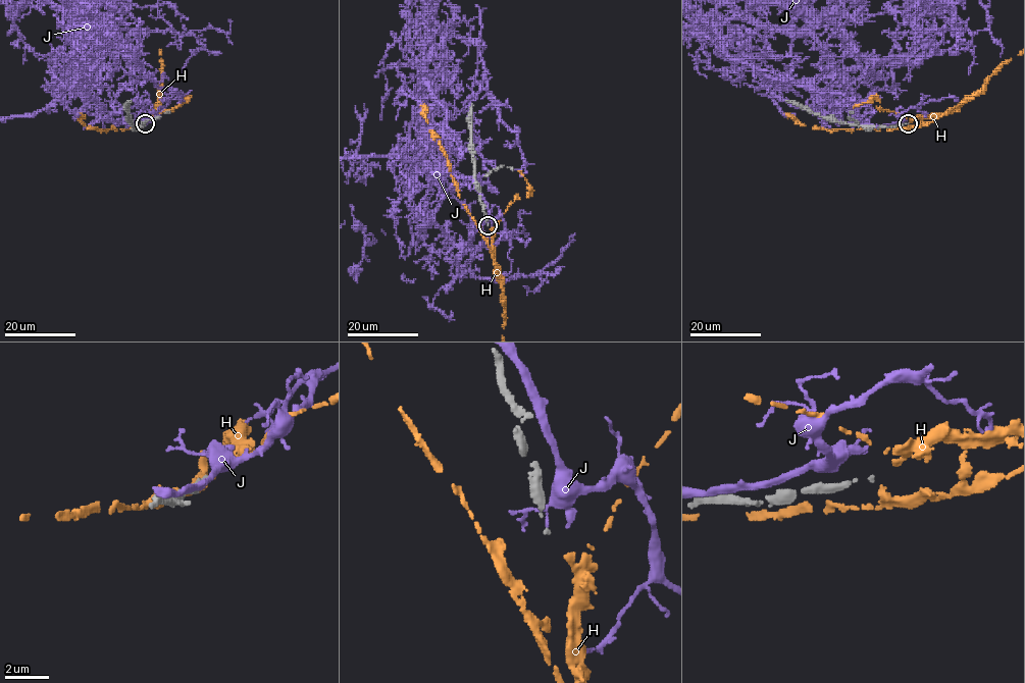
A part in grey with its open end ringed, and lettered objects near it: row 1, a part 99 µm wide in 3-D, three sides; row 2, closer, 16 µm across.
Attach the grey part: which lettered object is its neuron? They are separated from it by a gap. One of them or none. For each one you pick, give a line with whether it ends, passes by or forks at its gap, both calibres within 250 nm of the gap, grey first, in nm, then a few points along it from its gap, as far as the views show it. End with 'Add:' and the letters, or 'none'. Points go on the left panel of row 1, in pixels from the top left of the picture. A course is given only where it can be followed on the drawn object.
H: it ends | 100/220 nm
Add: H

